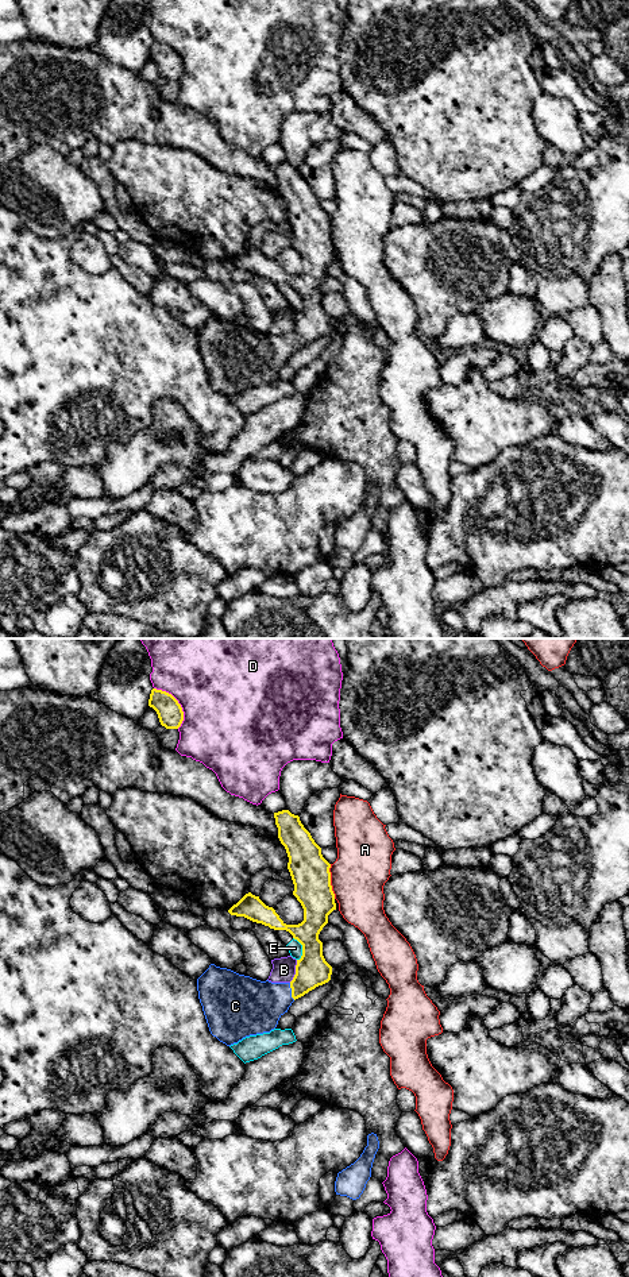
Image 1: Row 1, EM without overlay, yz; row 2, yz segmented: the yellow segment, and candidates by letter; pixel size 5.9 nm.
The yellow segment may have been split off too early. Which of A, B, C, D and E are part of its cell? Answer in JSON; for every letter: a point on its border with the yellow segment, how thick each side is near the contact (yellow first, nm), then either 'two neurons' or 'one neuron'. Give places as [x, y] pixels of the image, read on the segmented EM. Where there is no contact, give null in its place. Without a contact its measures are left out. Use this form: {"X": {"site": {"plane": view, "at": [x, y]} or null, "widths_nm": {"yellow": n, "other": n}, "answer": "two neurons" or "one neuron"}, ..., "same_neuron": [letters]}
{"A": {"site": {"plane": "yz", "at": [330, 882]}, "widths_nm": {"yellow": 240, "other": 320}, "answer": "two neurons"}, "B": {"site": {"plane": "yz", "at": [296, 971]}, "widths_nm": {"yellow": 200, "other": 140}, "answer": "two neurons"}, "C": {"site": {"plane": "yz", "at": [292, 991]}, "widths_nm": {"yellow": 200, "other": 320}, "answer": "one neuron"}, "D": {"site": {"plane": "yz", "at": [178, 703]}, "widths_nm": {"yellow": 150, "other": 500}, "answer": "two neurons"}, "E": {"site": {"plane": "yz", "at": [303, 949]}, "widths_nm": {"yellow": 200, "other": 80}, "answer": "two neurons"}, "same_neuron": ["C"]}

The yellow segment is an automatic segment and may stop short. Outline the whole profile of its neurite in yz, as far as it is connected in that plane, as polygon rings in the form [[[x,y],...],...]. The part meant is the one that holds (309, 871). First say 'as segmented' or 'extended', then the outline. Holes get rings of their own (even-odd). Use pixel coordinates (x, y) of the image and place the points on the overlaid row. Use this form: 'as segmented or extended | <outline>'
extended | [[[289,810],[274,813],[278,827],[278,838],[285,846],[294,891],[293,895],[304,908],[304,921],[298,925],[286,925],[273,907],[266,906],[259,896],[246,894],[228,913],[244,917],[274,930],[286,930],[302,945],[302,956],[297,960],[296,975],[290,983],[261,981],[250,976],[239,975],[231,969],[211,964],[197,979],[198,999],[209,1027],[209,1031],[220,1042],[231,1046],[246,1037],[270,1033],[278,1025],[279,1018],[288,1012],[292,1003],[331,980],[332,967],[323,956],[323,942],[319,934],[328,923],[328,915],[336,910],[335,894],[331,886],[331,864],[323,857],[321,848],[304,827],[298,815]]]

